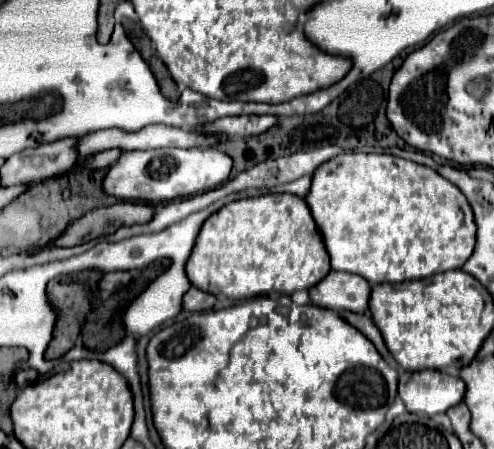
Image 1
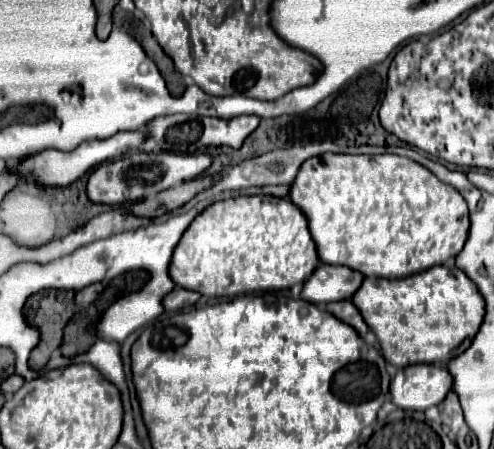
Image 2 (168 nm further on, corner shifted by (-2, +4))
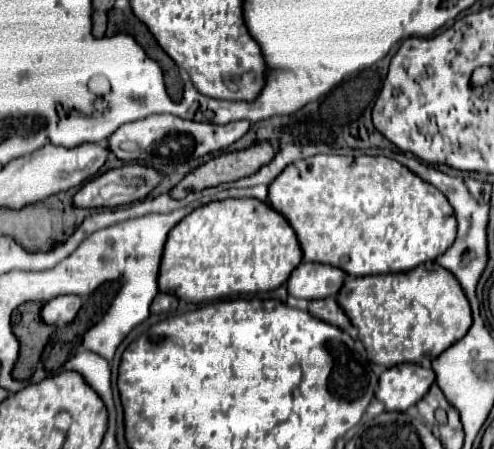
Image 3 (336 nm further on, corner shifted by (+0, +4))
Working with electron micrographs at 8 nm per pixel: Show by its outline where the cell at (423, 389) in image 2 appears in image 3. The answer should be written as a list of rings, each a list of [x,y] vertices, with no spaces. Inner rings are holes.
[[[398,364],[382,372],[376,398],[384,402],[386,410],[406,412],[410,406],[416,406],[436,382],[432,368],[420,364]]]

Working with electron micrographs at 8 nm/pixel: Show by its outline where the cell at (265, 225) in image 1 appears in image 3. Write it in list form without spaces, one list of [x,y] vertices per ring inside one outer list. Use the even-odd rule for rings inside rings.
[[[256,198],[210,202],[188,214],[168,234],[158,286],[186,302],[202,302],[232,292],[268,292],[282,286],[302,262],[302,248],[290,222]]]

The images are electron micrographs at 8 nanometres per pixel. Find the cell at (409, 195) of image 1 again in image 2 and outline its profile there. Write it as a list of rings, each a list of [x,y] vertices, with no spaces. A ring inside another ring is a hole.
[[[328,152],[312,156],[300,166],[288,198],[306,216],[320,262],[342,264],[362,272],[364,276],[402,278],[444,264],[464,248],[470,228],[468,208],[458,190],[442,184],[418,162],[394,154],[354,156]]]

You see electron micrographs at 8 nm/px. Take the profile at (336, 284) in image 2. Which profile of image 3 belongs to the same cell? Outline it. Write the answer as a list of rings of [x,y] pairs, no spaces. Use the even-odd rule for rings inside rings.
[[[302,262],[288,280],[288,292],[302,300],[320,300],[336,296],[346,280],[346,272],[330,264]]]

